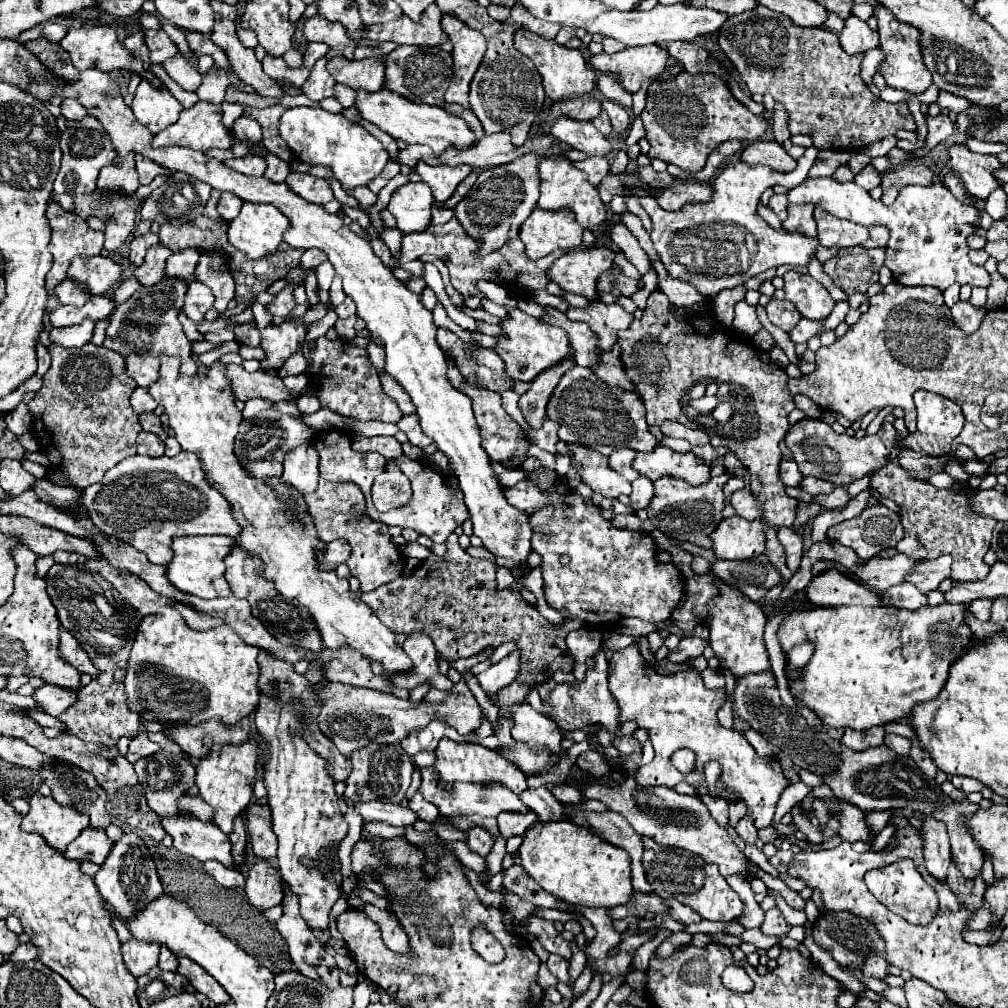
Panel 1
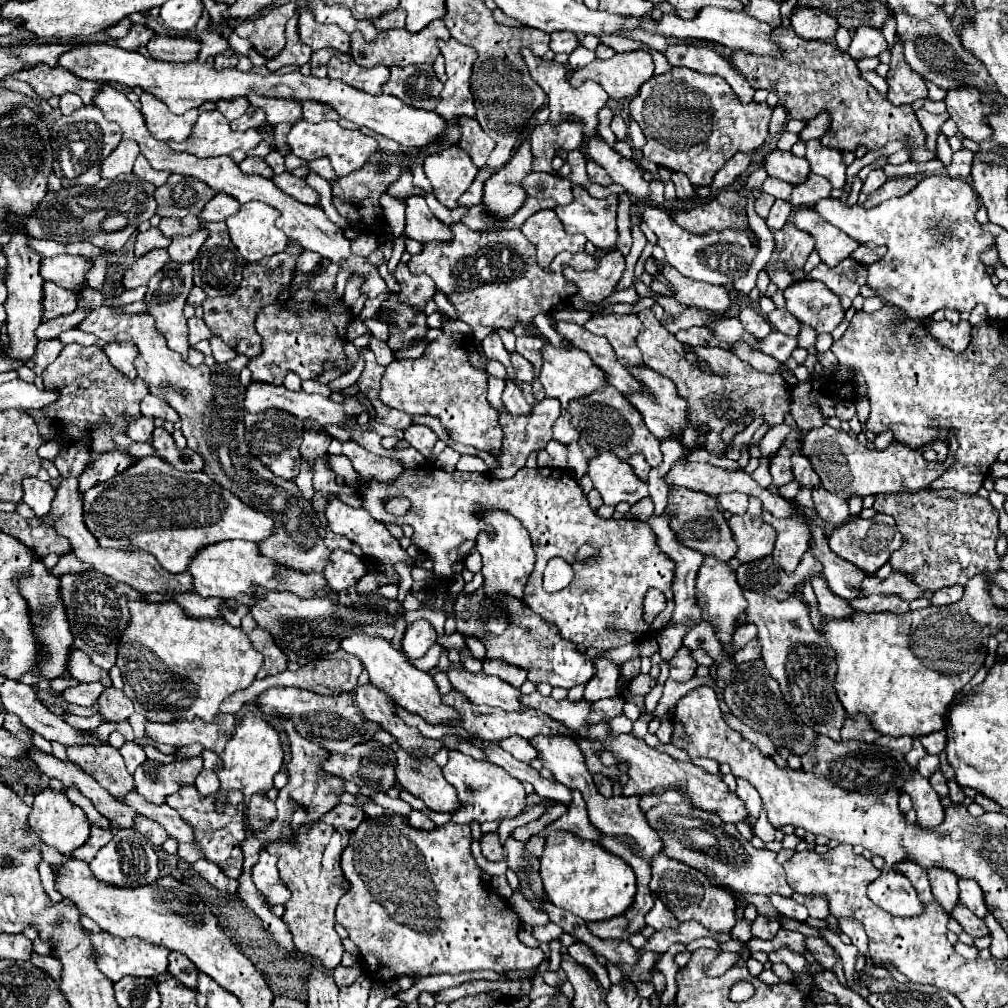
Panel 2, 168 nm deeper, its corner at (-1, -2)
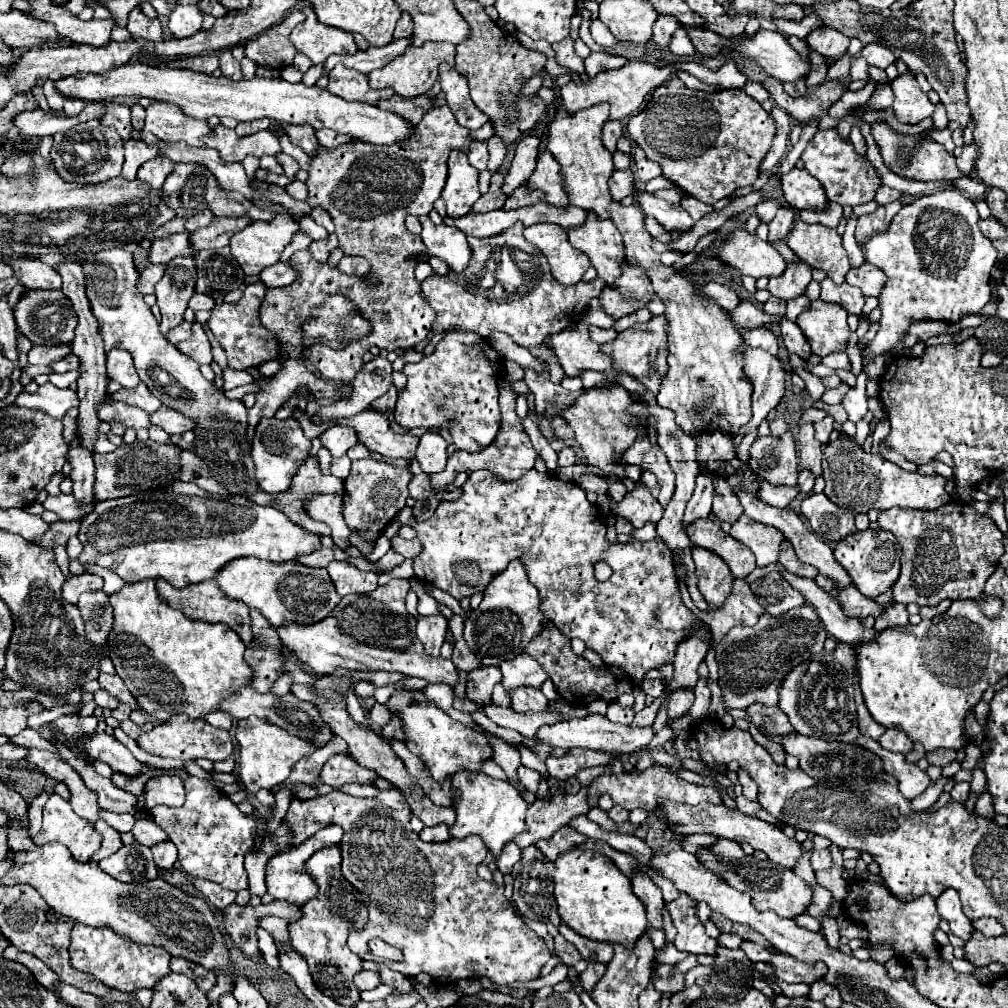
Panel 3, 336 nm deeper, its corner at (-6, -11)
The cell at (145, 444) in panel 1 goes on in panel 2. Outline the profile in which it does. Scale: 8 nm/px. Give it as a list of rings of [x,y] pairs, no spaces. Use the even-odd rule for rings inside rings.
[[[139,417],[137,421],[131,421],[129,427],[127,427],[127,435],[137,441],[137,443],[147,443],[151,439],[151,433],[153,433],[155,425],[153,425],[153,419],[149,417]]]

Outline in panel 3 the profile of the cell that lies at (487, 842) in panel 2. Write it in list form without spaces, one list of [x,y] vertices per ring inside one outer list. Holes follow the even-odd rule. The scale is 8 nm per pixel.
[[[510,842],[508,846],[504,846],[504,850],[502,850],[500,858],[498,858],[498,870],[500,870],[502,874],[510,874],[510,872],[512,872],[512,866],[514,866],[520,858],[522,858],[522,850],[520,850],[514,842]]]

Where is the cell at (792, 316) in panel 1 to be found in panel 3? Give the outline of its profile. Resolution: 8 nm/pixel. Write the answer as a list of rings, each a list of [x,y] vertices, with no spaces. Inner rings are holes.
[[[784,318],[780,322],[780,330],[782,330],[782,342],[788,348],[788,352],[794,352],[800,358],[808,360],[812,352],[810,352],[810,344],[808,344],[806,336],[802,334],[802,330],[794,322],[790,322],[788,318]]]

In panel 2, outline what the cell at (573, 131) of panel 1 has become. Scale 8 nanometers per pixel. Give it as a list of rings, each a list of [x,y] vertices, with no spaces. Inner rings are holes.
[[[599,135],[591,137],[591,141],[587,141],[587,153],[585,153],[591,161],[595,161],[597,165],[601,165],[615,183],[623,185],[625,191],[641,201],[647,201],[649,195],[649,183],[643,179],[643,171],[641,167],[631,161],[621,157],[611,145],[607,145]]]

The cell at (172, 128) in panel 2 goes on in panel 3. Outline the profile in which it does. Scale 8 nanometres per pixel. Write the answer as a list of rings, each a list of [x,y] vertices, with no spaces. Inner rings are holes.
[[[152,102],[146,108],[146,126],[150,134],[162,142],[186,142],[188,146],[204,146],[202,136],[210,134],[206,120],[188,118],[182,114],[180,106],[166,102]]]

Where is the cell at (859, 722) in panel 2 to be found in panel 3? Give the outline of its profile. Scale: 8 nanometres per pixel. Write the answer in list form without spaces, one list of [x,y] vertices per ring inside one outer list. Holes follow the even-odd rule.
[[[856,682],[856,710],[858,710],[858,728],[860,728],[860,734],[878,740],[878,738],[884,734],[886,728],[880,726],[878,722],[874,722],[872,714],[868,714],[868,708],[864,706],[864,698],[862,698],[862,694],[860,694],[858,682]]]

